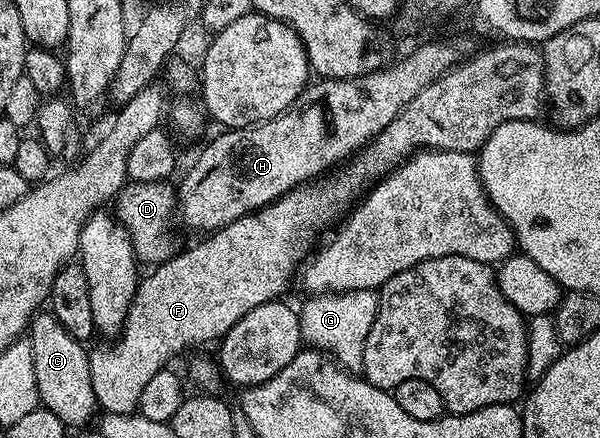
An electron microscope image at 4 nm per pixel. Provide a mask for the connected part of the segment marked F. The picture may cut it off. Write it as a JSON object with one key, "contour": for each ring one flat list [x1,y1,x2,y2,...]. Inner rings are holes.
{"contour":[[500,42,497,48,488,48,477,51,475,54,468,57,463,64,457,64,455,68,451,68,444,76,439,76,437,80,430,86,426,86,426,90,422,90,422,94,418,94,418,98,414,98,414,102,410,102,406,106,406,110,402,110,402,114,398,114,398,118,394,118,394,122,390,122,390,126,386,126,386,130,382,130,380,135,375,140,371,141,367,146,360,149,355,156,347,161,346,166,339,169,337,176,329,175,327,178,317,179,315,182,309,182,299,188,294,188,287,192,282,198,278,198,272,204,267,204,266,207,258,209,256,212,246,214,242,218,238,218,234,222,230,222,224,228,218,231,205,235,197,242,193,248,177,251,176,255,165,260,162,264,157,264,151,269,152,272,148,277,141,279,136,286,136,296,132,300,130,310,126,314,126,322,124,329,120,331,118,338,111,342,104,342,101,348,92,348,88,353,88,361,90,362,90,382,94,386,94,398,97,405,104,412,113,412,114,414,130,414,136,412,140,407,140,399,142,398,142,390,146,390,146,382,150,382,150,378,154,378,154,374,158,374,162,368,167,368,173,362,179,352,187,350,191,344,204,344,207,340,213,342,219,341,233,326,246,314,250,314,250,310,254,310,254,306,262,306,271,300,281,299,285,294,284,291,288,288,288,283,293,283,294,277,297,275,298,269,301,267,302,261,309,255,310,249,313,247,312,239,316,236,316,228,324,228,327,224,335,225,341,219,341,216,352,206,357,203,358,197,371,185,373,182,388,175,392,169,404,163,413,152,417,150,435,150,438,152,471,152,475,153,484,143,486,138,490,138,490,134,494,134,494,130,498,130,498,126,502,126,502,122,510,122,511,120,536,120,539,117,540,107,543,109,546,104,544,95,544,57,539,51,536,52,531,43,528,42]]}

